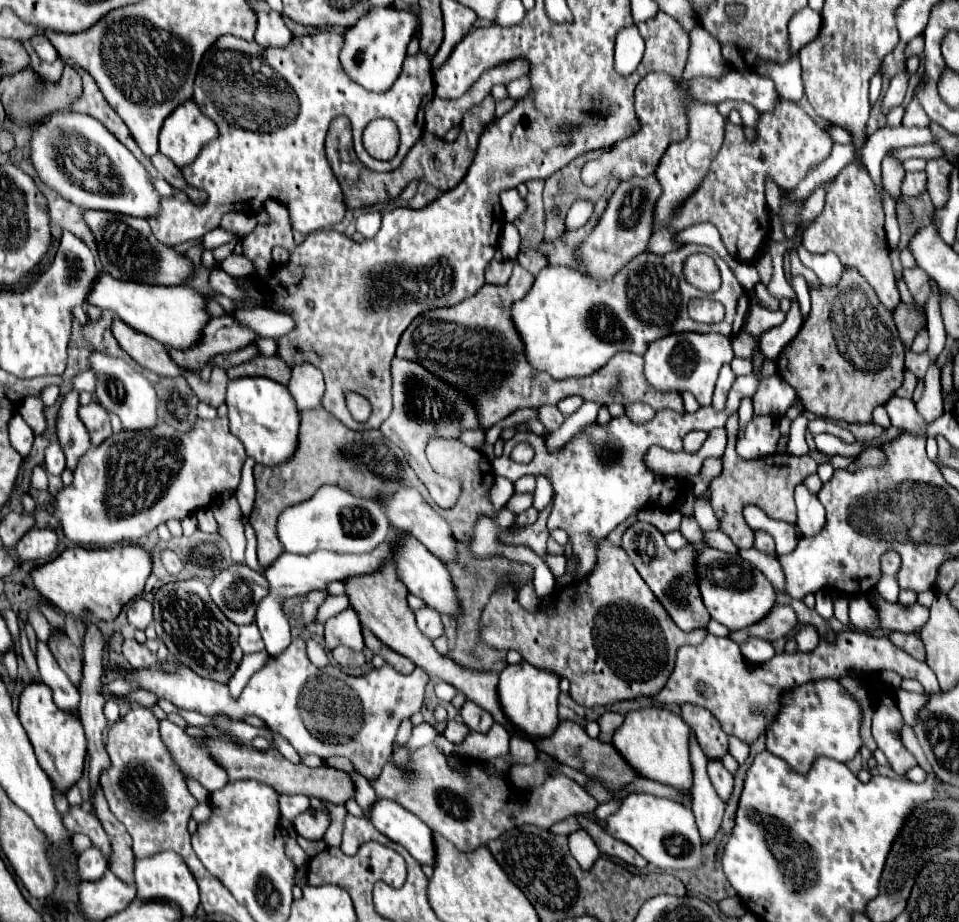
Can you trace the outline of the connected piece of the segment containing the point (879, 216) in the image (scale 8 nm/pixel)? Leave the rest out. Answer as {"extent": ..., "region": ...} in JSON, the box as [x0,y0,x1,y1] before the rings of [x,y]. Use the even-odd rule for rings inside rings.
{"extent":[802,164,900,310],"region":[[[848,164],[832,182],[822,214],[816,222],[804,232],[802,244],[810,252],[826,252],[832,250],[844,266],[856,266],[860,274],[872,284],[880,302],[894,310],[900,302],[900,294],[896,288],[894,272],[888,258],[888,242],[884,232],[884,210],[882,200],[876,192],[870,174],[860,164]]]}

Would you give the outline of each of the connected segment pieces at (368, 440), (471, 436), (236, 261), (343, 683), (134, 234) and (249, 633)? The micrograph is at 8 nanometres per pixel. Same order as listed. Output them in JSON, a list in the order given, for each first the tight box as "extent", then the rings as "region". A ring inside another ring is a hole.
[{"extent":[250,406,432,566],"region":[[[322,406],[302,412],[300,424],[300,446],[296,458],[284,466],[254,466],[256,478],[256,502],[250,514],[250,524],[256,530],[258,538],[258,562],[260,566],[270,566],[282,552],[282,546],[276,538],[276,514],[280,510],[300,504],[314,496],[314,492],[324,486],[340,486],[352,496],[378,500],[394,494],[398,488],[416,488],[430,504],[432,498],[426,486],[420,482],[416,472],[408,466],[404,452],[394,446],[380,430],[356,432],[346,428],[334,414],[326,412]]]},{"extent":[460,430,486,448],"region":[[[468,430],[468,434],[464,434],[464,438],[460,438],[464,444],[472,446],[472,448],[482,448],[486,442],[486,432],[482,430]]]},{"extent":[222,256,254,276],"region":[[[228,256],[226,260],[222,260],[222,270],[228,272],[228,274],[234,274],[234,276],[246,276],[246,274],[252,274],[254,272],[254,266],[250,260],[246,260],[244,256]]]},{"extent":[114,638,428,778],"region":[[[296,638],[280,658],[268,658],[266,666],[256,672],[238,698],[232,698],[227,685],[210,678],[200,678],[188,666],[166,672],[164,668],[126,670],[114,668],[118,678],[128,680],[136,688],[154,692],[158,698],[170,700],[180,710],[192,710],[202,716],[228,716],[244,722],[244,716],[258,716],[266,726],[286,738],[298,754],[316,754],[320,758],[346,756],[362,776],[376,778],[386,762],[392,760],[392,744],[402,718],[410,718],[420,710],[428,674],[416,668],[404,676],[384,664],[366,676],[348,676],[336,666],[316,668],[304,650],[304,640]]]},{"extent":[82,210,192,286],"region":[[[84,210],[82,218],[96,238],[102,268],[108,270],[114,278],[162,284],[162,286],[180,286],[192,270],[192,262],[188,258],[178,254],[174,248],[160,244],[154,238],[144,218],[114,214],[106,210]]]},{"extent":[238,622,264,652],"region":[[[256,622],[240,626],[240,640],[238,640],[242,652],[258,652],[264,650],[264,640],[260,636],[260,630],[256,626]]]}]

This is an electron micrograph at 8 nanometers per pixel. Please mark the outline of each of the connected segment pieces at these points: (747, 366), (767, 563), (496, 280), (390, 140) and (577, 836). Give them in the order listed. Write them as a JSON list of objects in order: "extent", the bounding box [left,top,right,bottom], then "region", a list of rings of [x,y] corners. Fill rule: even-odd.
[{"extent":[732,358,752,376],"region":[[[734,358],[732,360],[732,370],[734,370],[734,374],[736,376],[740,376],[740,374],[750,374],[752,372],[752,360],[744,360],[744,358]]]},{"extent":[738,548,784,590],"region":[[[750,548],[750,550],[738,550],[738,554],[744,560],[752,562],[756,568],[760,568],[778,590],[784,590],[784,574],[782,574],[780,564],[776,562],[774,554],[764,554],[764,552],[754,550],[754,548]]]},{"extent":[486,258,514,284],"region":[[[492,258],[490,266],[486,268],[486,282],[488,284],[506,284],[510,280],[512,266],[514,266],[512,260],[500,260],[498,262],[496,258]]]},{"extent":[364,120,398,160],"region":[[[372,120],[364,130],[364,146],[378,160],[392,160],[398,150],[398,128],[388,120]]]},{"extent":[568,830,600,868],"region":[[[576,830],[568,834],[568,846],[570,846],[572,856],[578,860],[582,868],[590,868],[594,860],[600,856],[600,850],[596,848],[592,838],[584,830]]]}]

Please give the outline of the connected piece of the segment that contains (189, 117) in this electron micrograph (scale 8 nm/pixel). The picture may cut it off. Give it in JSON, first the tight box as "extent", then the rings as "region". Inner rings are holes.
{"extent":[160,98,216,168],"region":[[[190,98],[164,120],[160,130],[160,152],[182,168],[192,164],[204,148],[204,142],[212,138],[216,138],[216,124],[206,118]]]}

